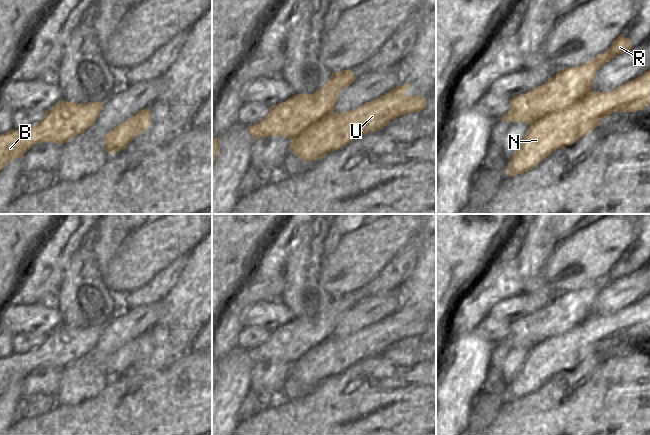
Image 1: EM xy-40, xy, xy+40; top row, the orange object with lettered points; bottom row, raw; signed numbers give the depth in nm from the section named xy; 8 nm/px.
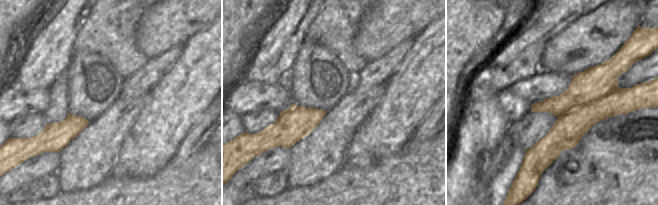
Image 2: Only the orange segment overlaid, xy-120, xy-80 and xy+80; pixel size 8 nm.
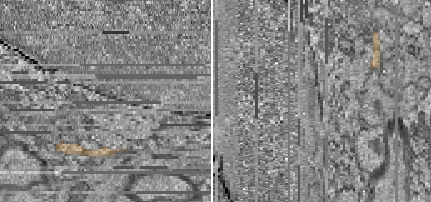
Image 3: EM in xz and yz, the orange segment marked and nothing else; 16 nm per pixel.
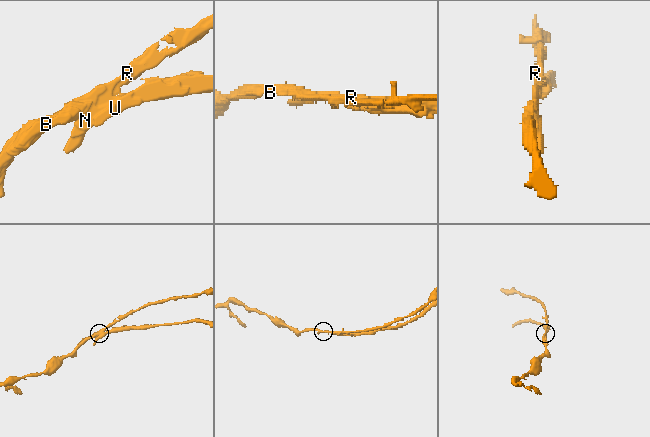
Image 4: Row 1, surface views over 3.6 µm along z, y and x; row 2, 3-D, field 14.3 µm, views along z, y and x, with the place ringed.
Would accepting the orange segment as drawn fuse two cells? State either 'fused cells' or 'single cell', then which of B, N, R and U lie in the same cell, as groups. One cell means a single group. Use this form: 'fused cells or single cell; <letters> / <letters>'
fused cells; B R / N U

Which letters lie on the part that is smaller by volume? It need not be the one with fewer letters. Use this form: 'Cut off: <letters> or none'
Cut off: N, U

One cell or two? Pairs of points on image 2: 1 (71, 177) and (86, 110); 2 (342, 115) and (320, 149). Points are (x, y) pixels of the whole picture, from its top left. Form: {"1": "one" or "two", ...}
{"1": "two", "2": "one"}

